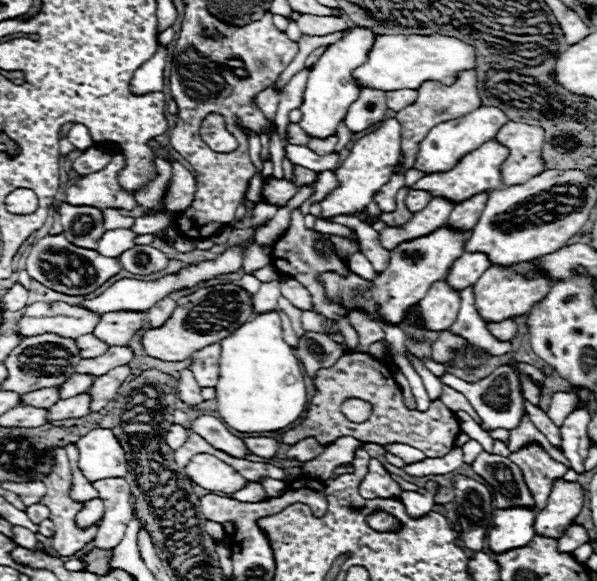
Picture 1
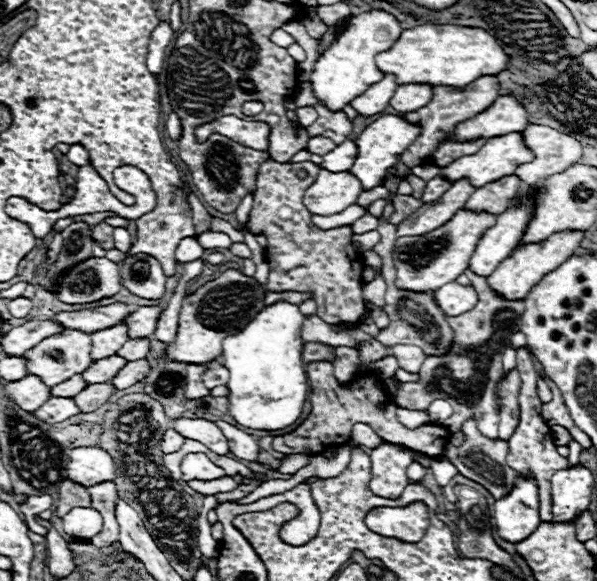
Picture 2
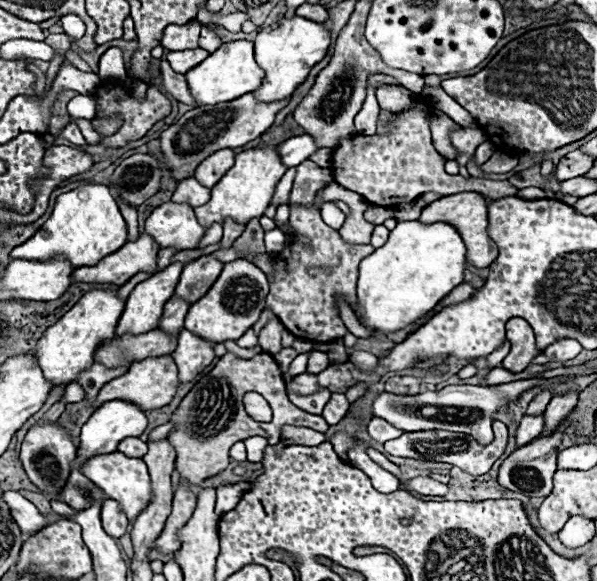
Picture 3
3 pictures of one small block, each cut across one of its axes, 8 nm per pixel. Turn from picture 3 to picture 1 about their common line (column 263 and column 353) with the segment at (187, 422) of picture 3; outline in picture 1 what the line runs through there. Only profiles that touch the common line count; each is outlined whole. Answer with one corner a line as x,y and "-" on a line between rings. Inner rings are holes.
360,352
344,354
334,366
318,370
314,384
316,384
316,394
308,410
304,412
306,416
302,418
300,424
296,424
292,430
284,434
282,442
296,444
308,436
314,436
320,444
332,444
342,436
354,436
362,442
372,442
380,446
408,444
412,448
422,450
428,456
446,456
454,448
456,436
460,434
460,422
456,414
448,406
444,406
440,398
432,400
426,412
408,410
404,406
402,390
394,382
392,372
370,354
360,354
-
348,396
358,396
372,404
372,416
366,422
354,424
344,414
340,414
340,404

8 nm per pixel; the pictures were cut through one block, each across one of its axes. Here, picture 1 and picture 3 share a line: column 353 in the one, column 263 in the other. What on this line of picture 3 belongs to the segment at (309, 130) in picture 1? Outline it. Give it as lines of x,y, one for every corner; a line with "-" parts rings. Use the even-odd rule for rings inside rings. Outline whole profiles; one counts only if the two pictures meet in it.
294,16
292,20
280,18
272,26
264,26
254,42
254,58
258,66
266,72
262,78
260,88
252,94
258,102
278,102
292,96
292,92
306,80
310,68
326,56
330,38
328,30
320,22
306,20
302,16

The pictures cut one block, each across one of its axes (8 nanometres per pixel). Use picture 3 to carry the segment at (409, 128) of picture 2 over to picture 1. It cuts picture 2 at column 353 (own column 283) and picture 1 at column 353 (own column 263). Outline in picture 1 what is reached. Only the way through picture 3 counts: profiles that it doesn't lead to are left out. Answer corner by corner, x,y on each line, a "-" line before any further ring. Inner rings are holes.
388,118
372,134
354,142
354,146
352,146
350,154
346,156
346,160
342,162
342,166
338,170
334,170
340,186
336,190
332,190
320,202
322,218
334,218
338,214
356,214
372,202
372,196
390,180
392,168
402,158
400,136
402,136
402,132
400,132
400,124
396,122
396,118

